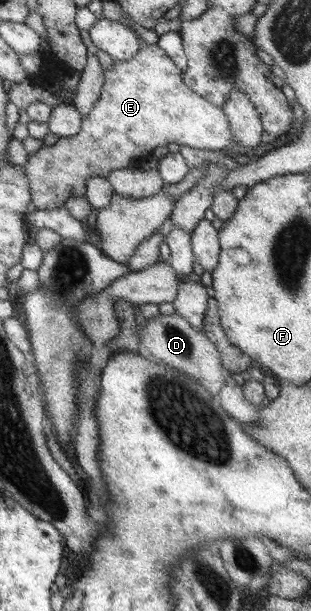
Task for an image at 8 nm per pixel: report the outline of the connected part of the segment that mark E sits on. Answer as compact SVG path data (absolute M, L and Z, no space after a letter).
M144 43L130 60L114 61L103 73L100 96L90 112L86 113L86 117L81 119L80 130L74 136L58 137L53 145L43 144L36 153L27 156L26 164L22 166L29 182L31 202L37 210L60 208L68 198L82 197L87 178L105 177L110 170L126 169L128 163L147 155L154 147L165 146L168 142L198 150L221 151L235 143L228 119L221 107L214 106L186 88L181 81L181 70L155 44Z

